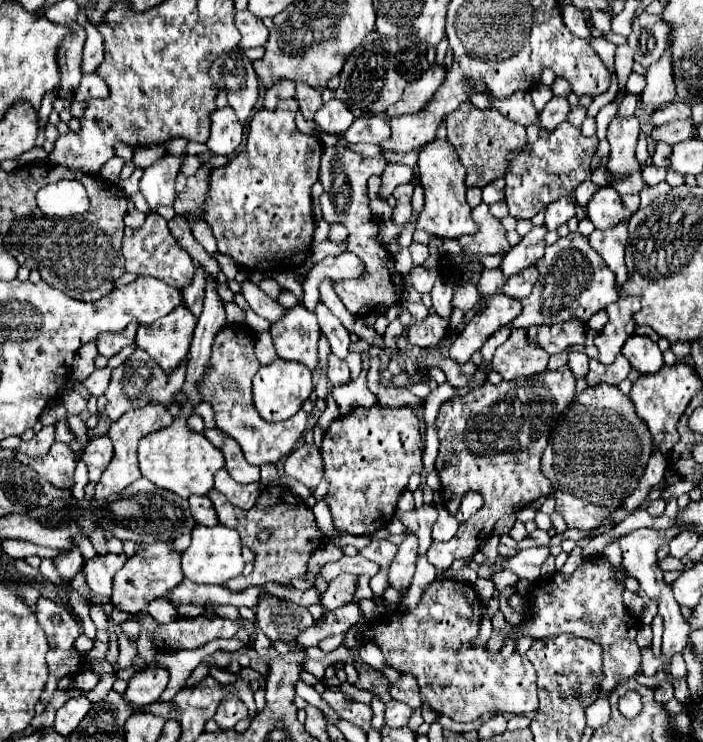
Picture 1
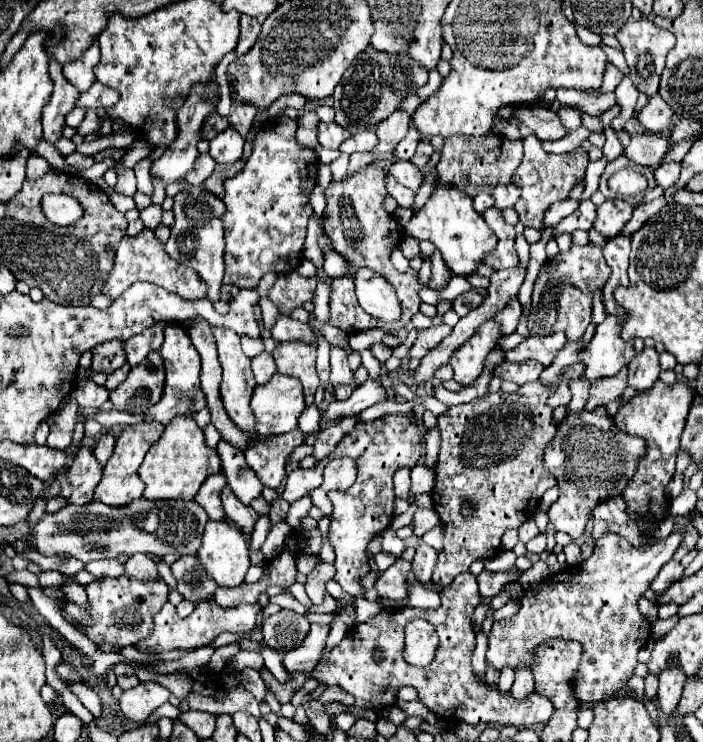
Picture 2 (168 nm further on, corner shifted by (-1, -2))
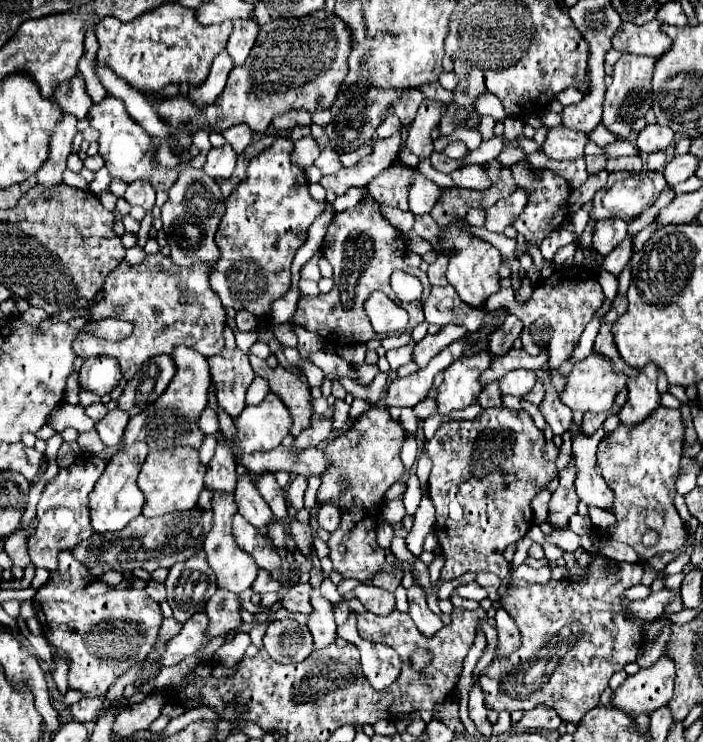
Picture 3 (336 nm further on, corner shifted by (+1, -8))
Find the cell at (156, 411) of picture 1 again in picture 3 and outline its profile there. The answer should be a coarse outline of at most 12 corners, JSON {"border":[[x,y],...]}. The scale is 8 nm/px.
{"border":[[145,443],[119,449],[89,495],[97,533],[141,515]]}

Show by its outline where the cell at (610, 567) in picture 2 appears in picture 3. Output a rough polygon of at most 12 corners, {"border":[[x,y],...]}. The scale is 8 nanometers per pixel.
{"border":[[593,553],[585,581],[511,581],[521,631],[481,675],[495,711],[577,725],[643,631],[637,563]]}

